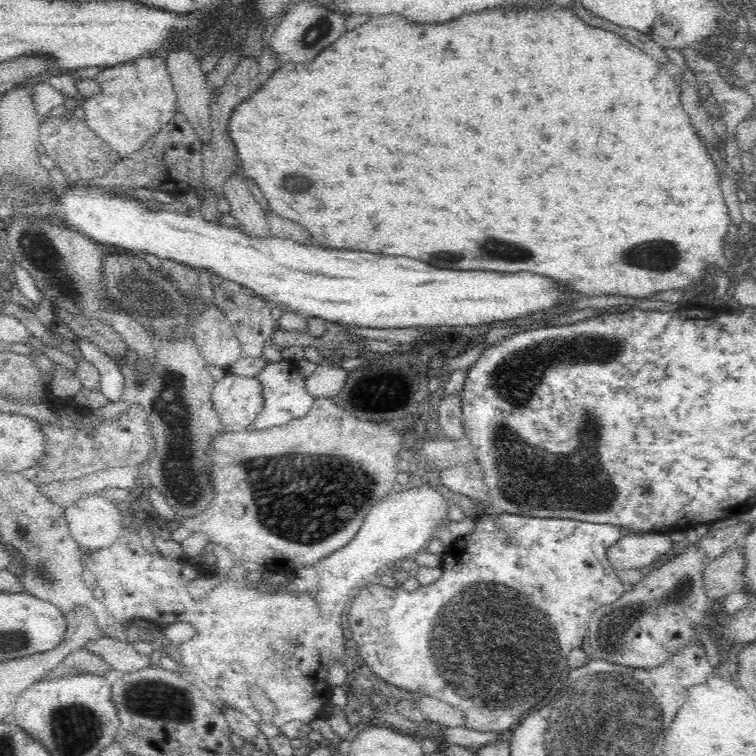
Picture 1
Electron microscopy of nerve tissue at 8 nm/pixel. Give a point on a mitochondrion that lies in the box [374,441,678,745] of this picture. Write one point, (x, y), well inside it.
(491, 619)

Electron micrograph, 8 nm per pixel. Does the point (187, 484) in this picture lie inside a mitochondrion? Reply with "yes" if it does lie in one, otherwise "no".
yes

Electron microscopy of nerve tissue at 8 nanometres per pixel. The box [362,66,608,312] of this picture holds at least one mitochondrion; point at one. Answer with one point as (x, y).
(493, 247)

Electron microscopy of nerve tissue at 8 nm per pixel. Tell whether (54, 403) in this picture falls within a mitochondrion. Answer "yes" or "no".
no

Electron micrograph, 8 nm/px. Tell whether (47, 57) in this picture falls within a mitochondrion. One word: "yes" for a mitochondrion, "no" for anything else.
no

